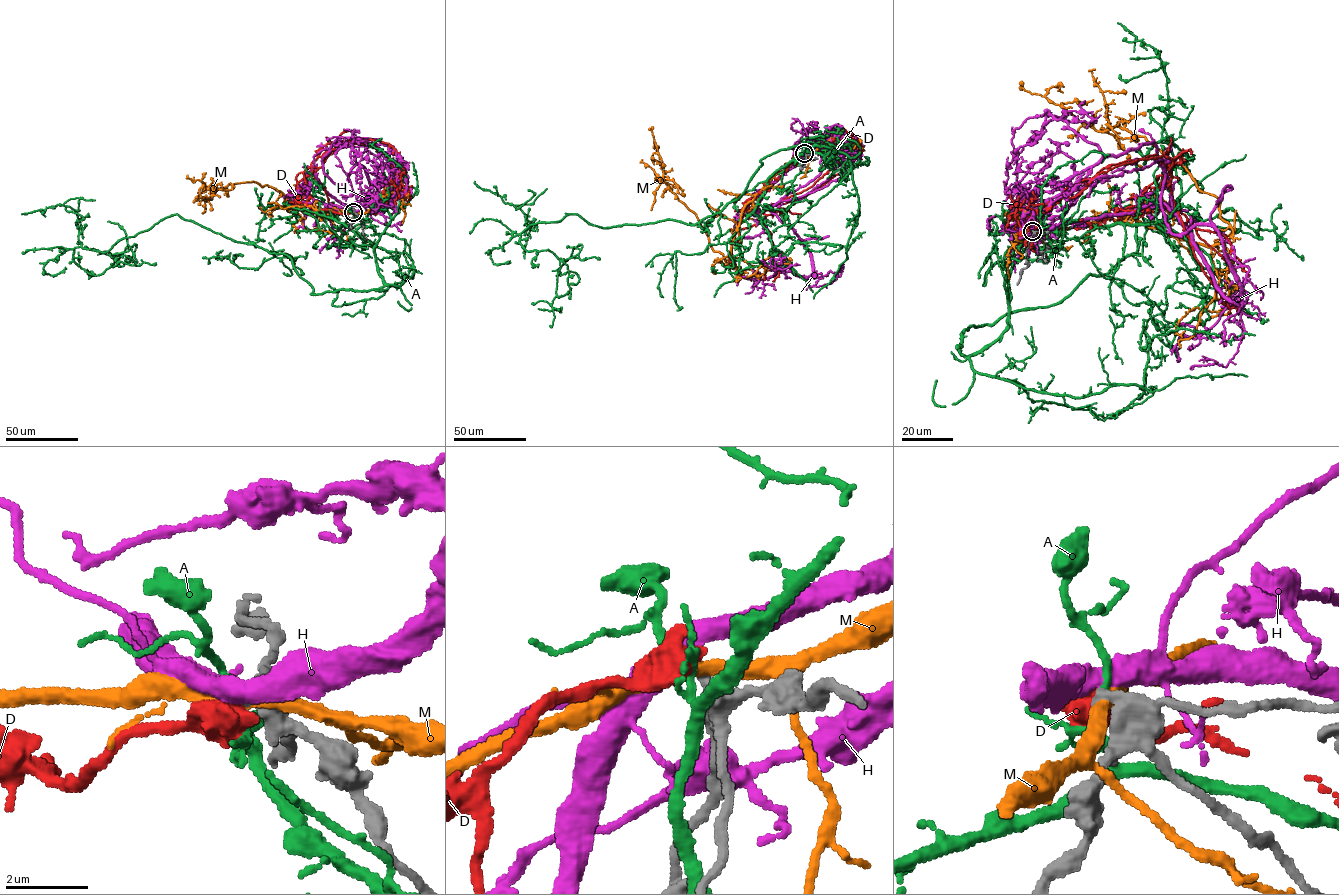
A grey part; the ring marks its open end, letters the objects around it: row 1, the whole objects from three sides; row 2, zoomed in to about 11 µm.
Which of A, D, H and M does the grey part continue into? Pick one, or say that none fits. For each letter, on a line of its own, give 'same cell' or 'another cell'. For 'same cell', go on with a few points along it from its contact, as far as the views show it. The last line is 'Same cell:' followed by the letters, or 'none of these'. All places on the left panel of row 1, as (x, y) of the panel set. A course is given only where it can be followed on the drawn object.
A: another cell
D: same cell | via (353, 212), (296, 200), (316, 158), (346, 144), (379, 149), (397, 190), (380, 203), (372, 194)
H: another cell
M: another cell
Same cell: D

